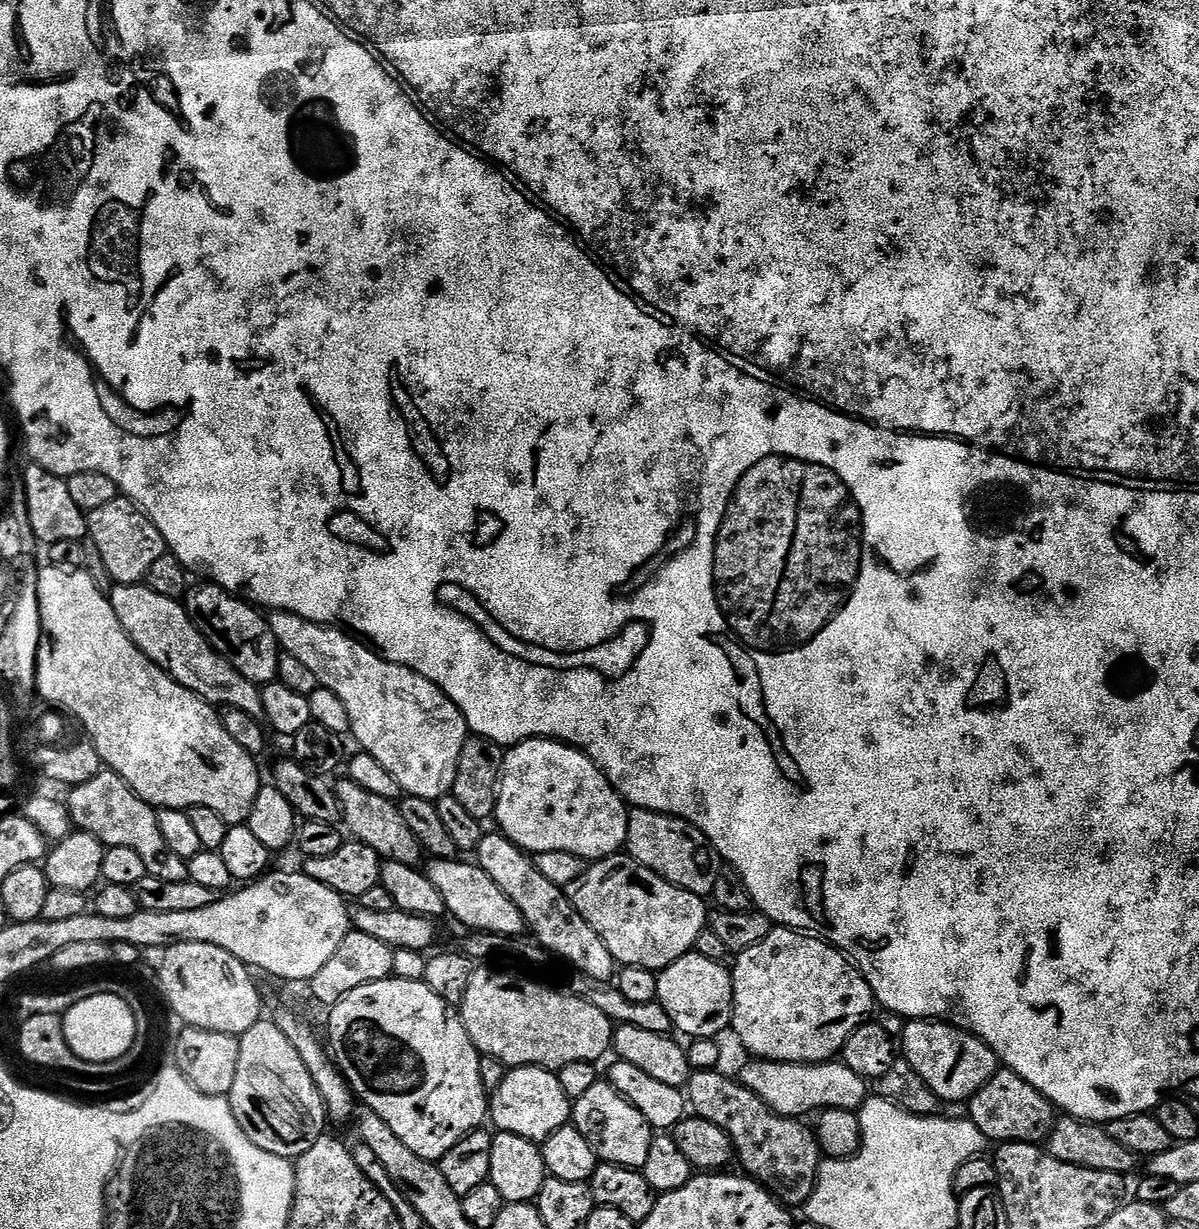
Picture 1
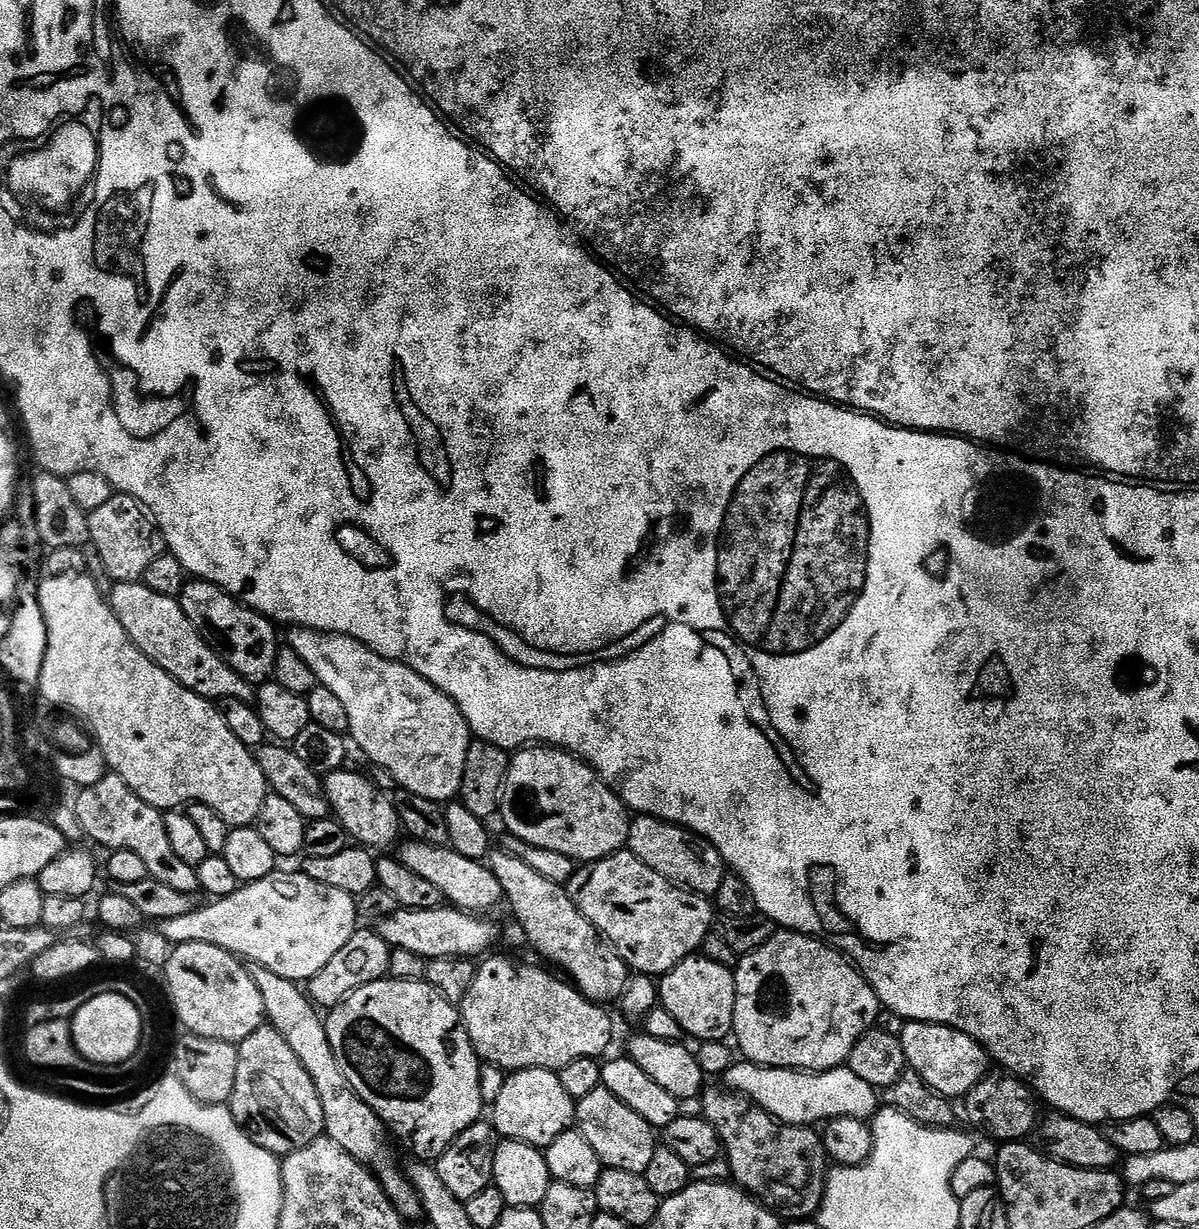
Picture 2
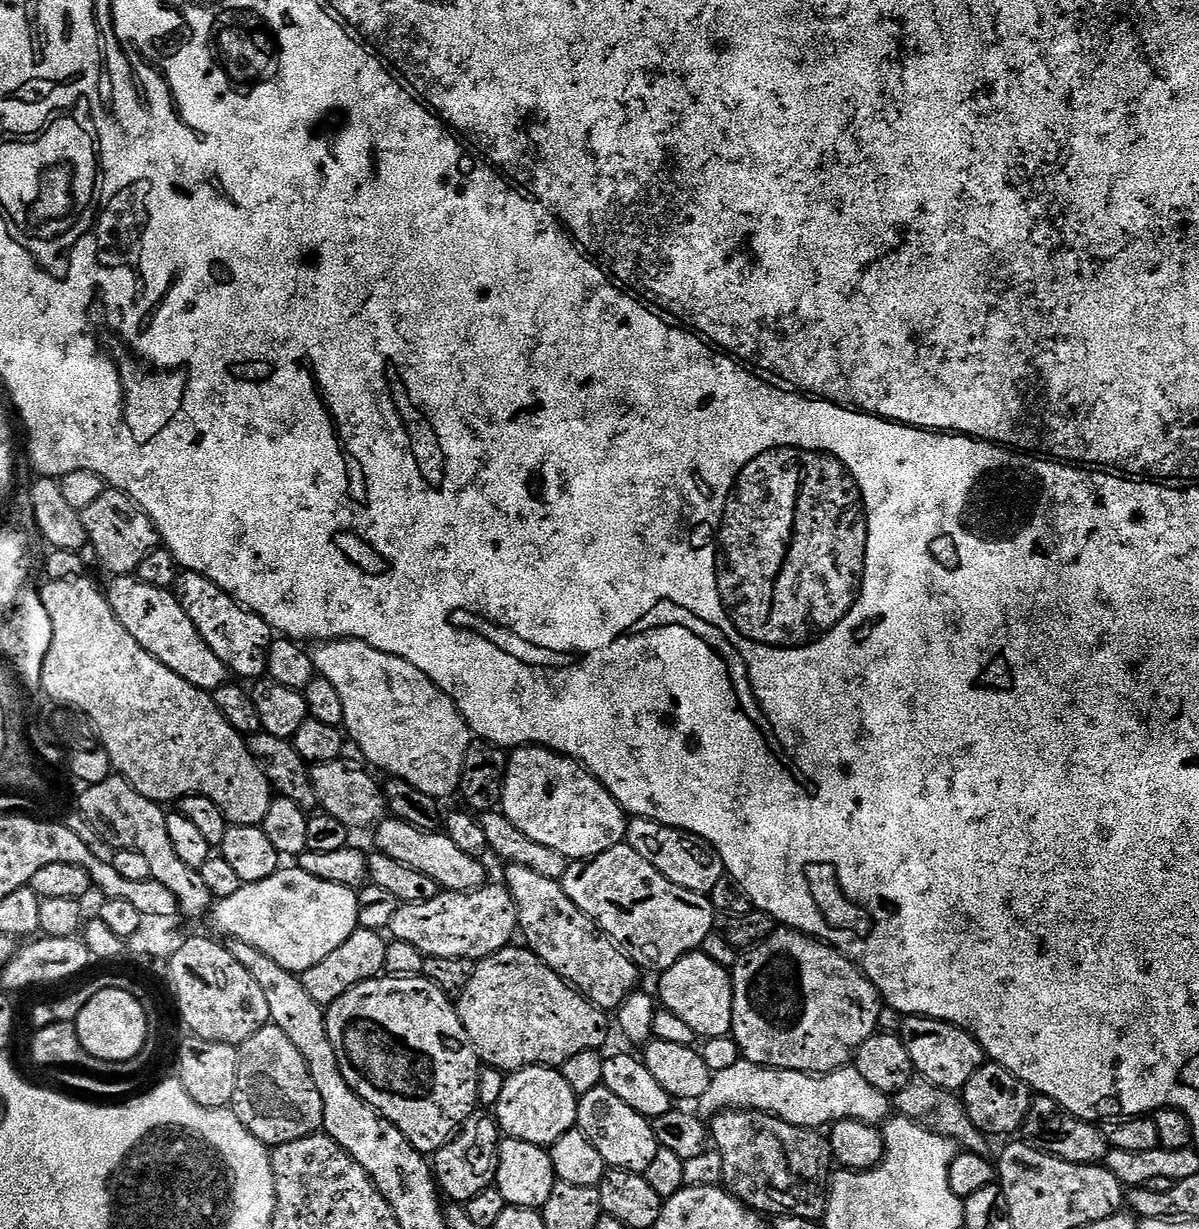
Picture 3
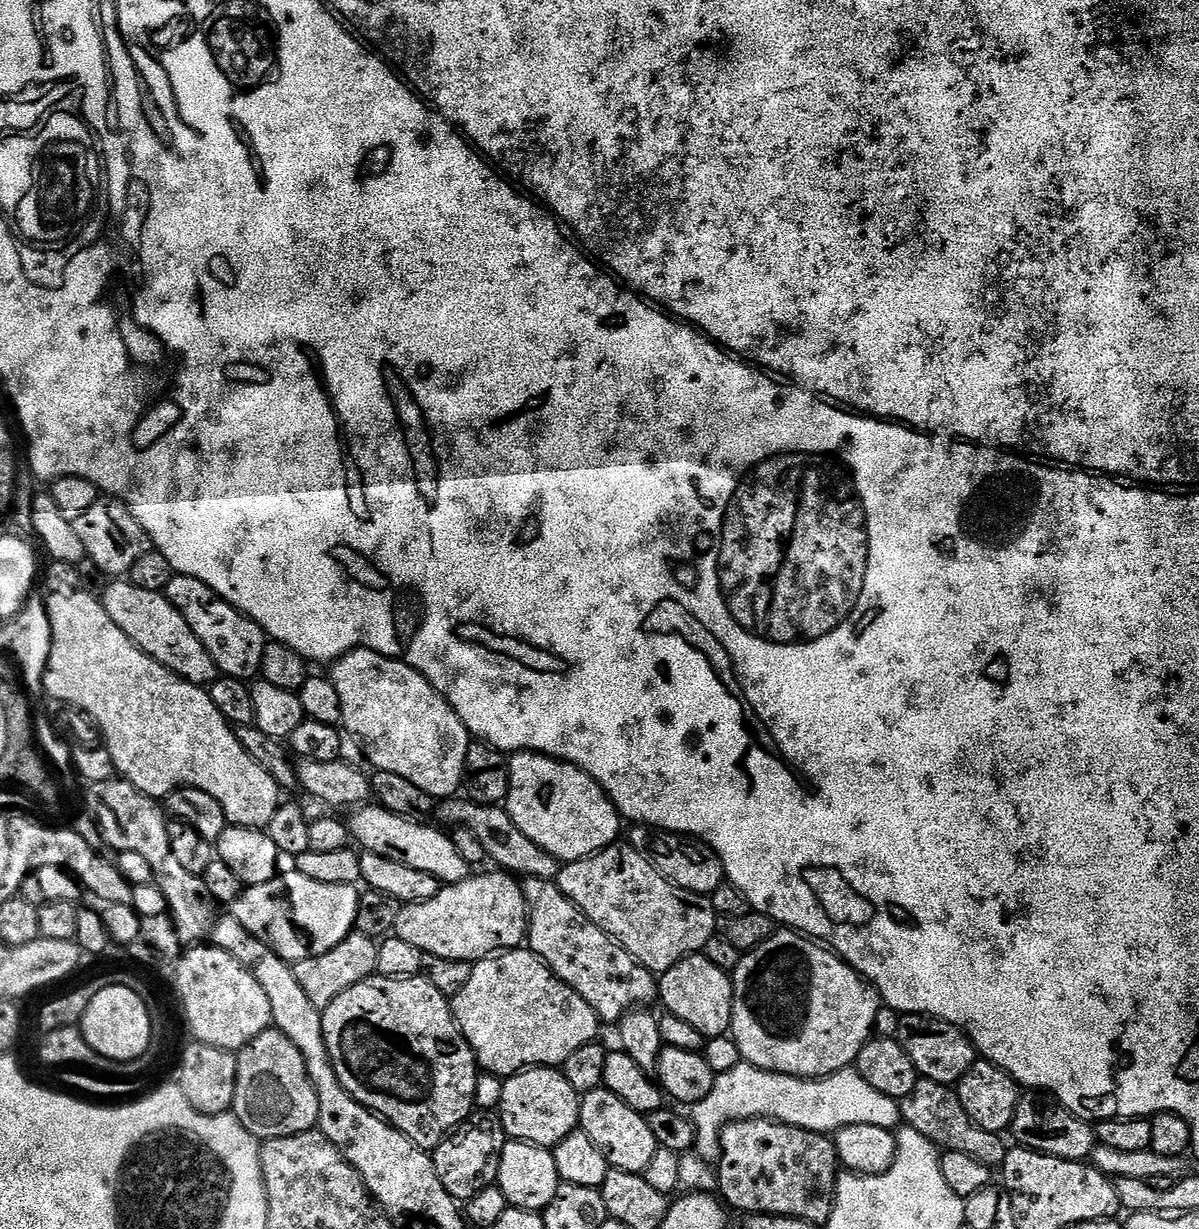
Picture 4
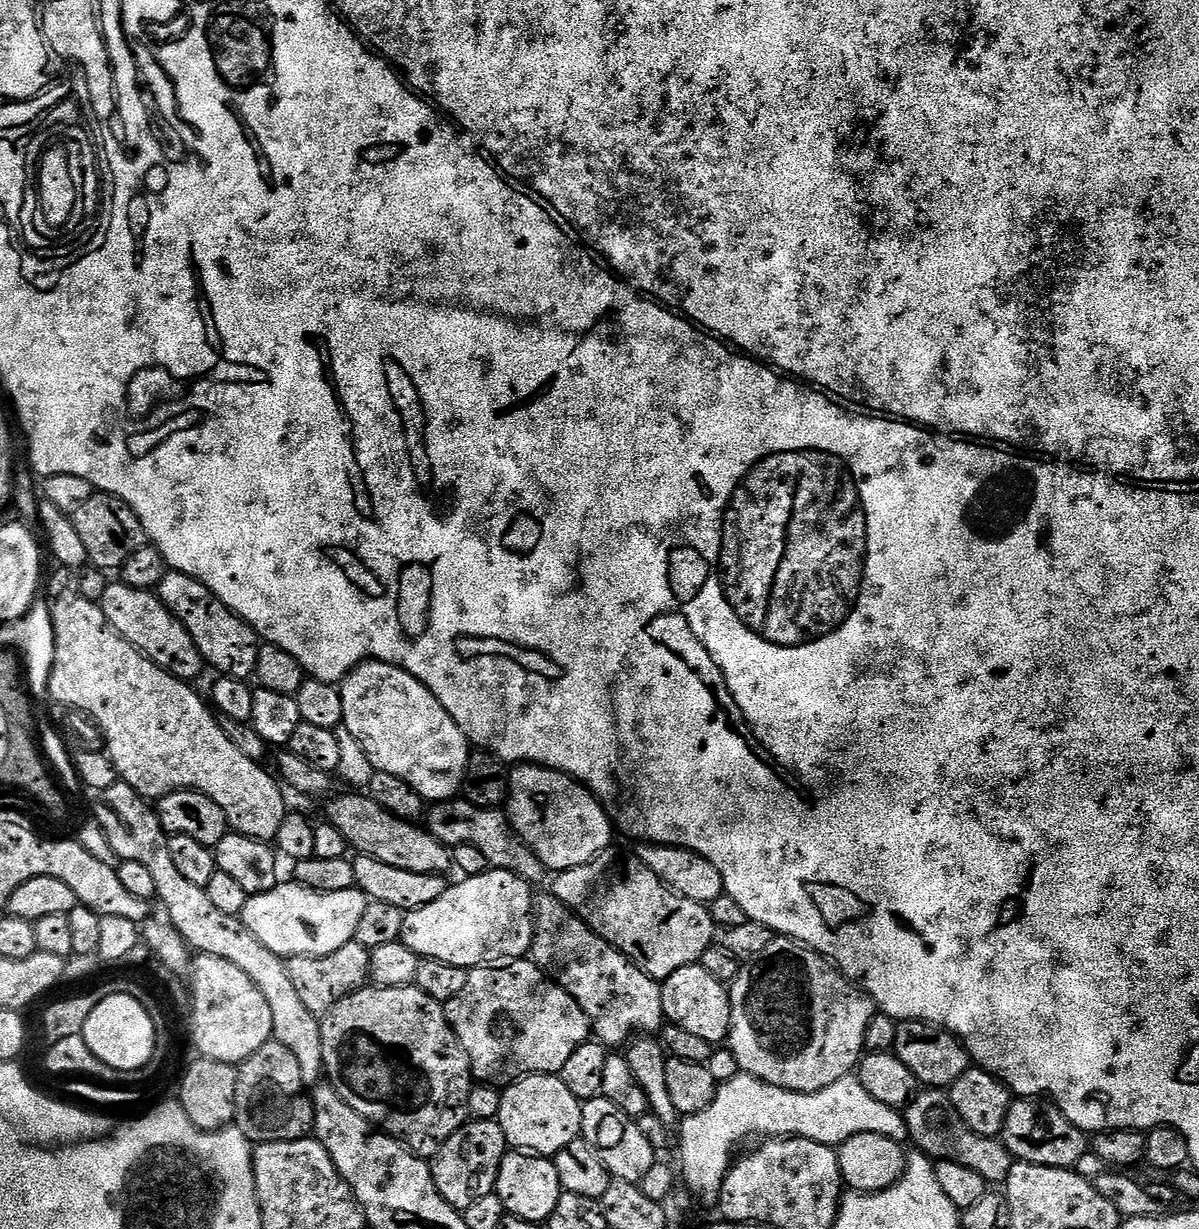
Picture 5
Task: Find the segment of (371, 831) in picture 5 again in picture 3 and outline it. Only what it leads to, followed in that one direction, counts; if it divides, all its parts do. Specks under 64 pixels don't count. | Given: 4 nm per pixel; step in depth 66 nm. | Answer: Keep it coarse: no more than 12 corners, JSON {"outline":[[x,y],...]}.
{"outline":[[385,818],[378,851],[426,874],[445,892],[471,894],[489,879],[485,861],[443,831]]}

